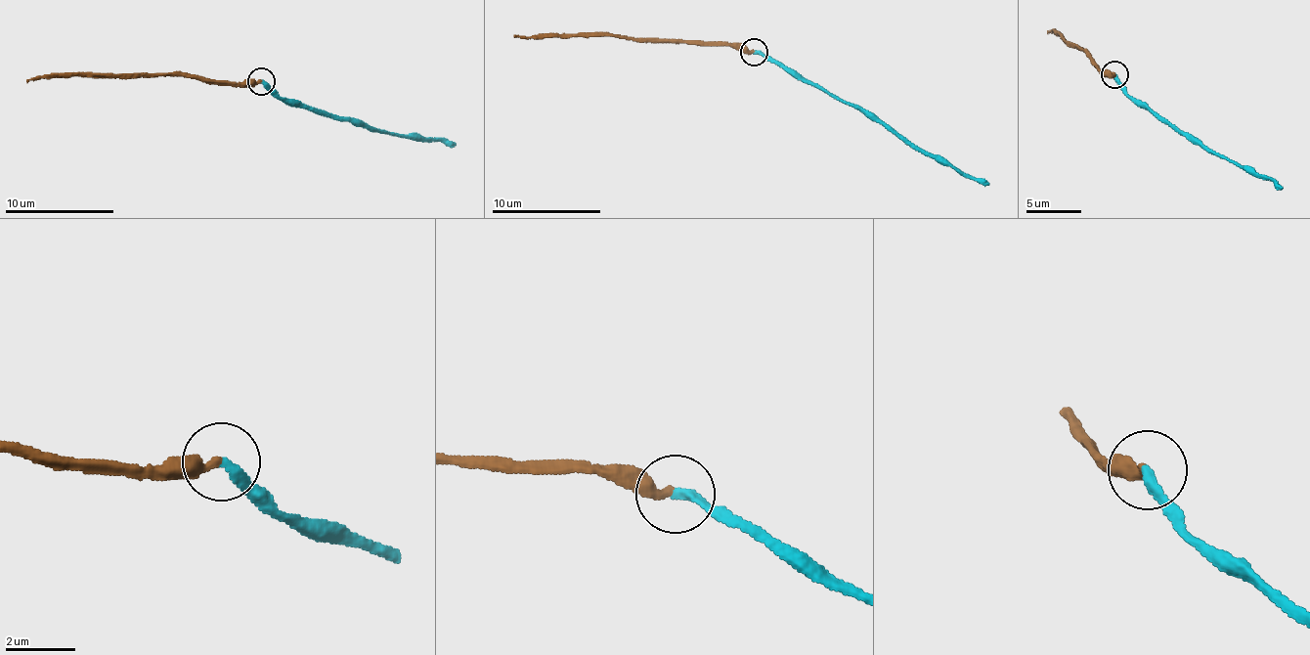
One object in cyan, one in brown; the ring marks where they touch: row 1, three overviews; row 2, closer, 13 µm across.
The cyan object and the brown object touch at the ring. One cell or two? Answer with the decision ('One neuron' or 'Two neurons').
One neuron

